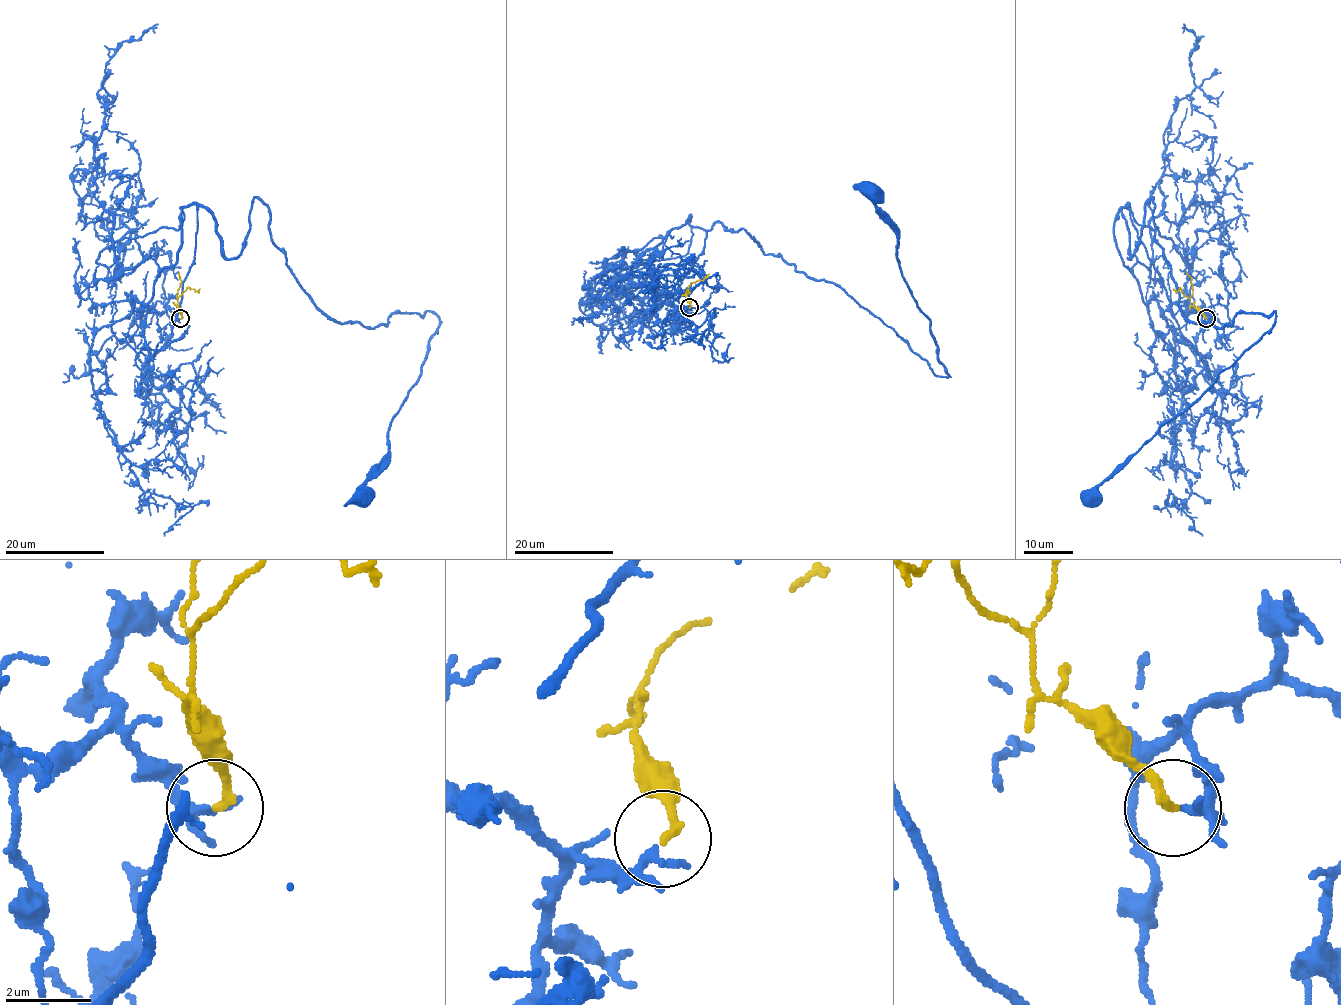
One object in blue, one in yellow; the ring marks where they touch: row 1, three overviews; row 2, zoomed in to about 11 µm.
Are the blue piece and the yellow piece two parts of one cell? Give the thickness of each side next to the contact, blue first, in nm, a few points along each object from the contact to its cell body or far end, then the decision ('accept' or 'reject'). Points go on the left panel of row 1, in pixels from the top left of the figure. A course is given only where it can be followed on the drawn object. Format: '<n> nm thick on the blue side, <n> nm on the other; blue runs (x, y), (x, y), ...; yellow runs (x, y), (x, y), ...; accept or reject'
130 nm thick on the blue side, 200 nm on the other; blue runs (179, 319), (132, 301), (176, 260), (180, 207), (231, 259), (256, 197), (339, 322), (433, 312), (363, 499); yellow runs (180, 319), (178, 297), (188, 288), (200, 289); accept

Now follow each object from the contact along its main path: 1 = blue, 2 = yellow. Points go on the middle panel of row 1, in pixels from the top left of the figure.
1: (688, 308), (661, 298), (641, 257), (690, 215), (833, 282), (948, 376), (872, 192)
2: (689, 307), (687, 288), (709, 273)

